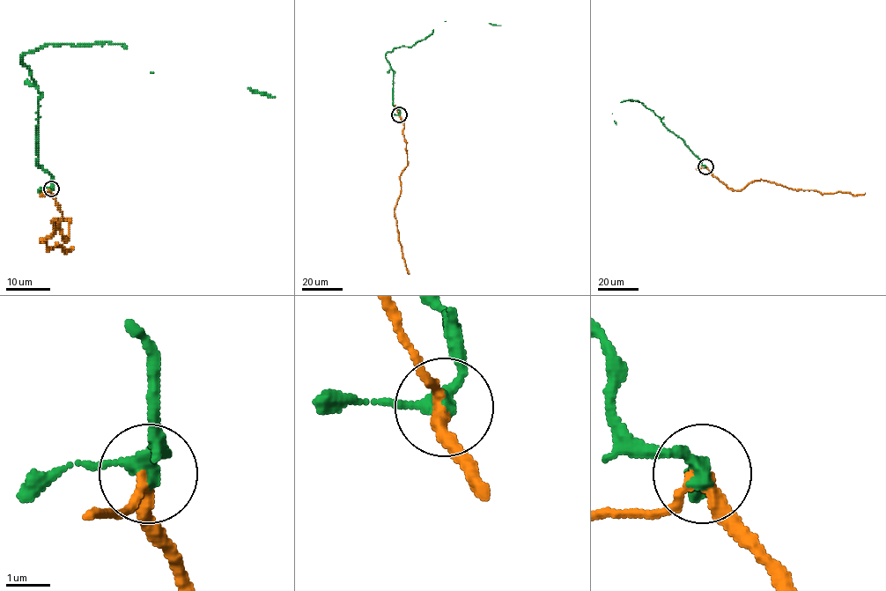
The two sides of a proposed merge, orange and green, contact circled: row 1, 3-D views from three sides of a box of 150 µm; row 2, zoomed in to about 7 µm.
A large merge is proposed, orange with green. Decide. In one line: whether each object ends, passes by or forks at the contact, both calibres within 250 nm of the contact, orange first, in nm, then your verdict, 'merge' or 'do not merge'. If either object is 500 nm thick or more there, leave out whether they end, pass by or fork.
orange passes by; green passes by; 260 nm thick on the orange side, 320 nm on the other; do not merge

